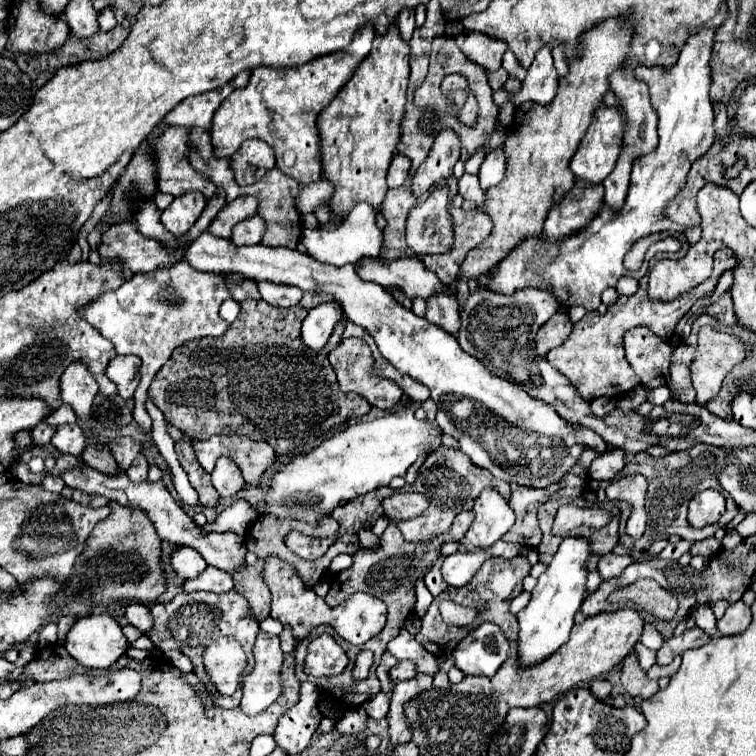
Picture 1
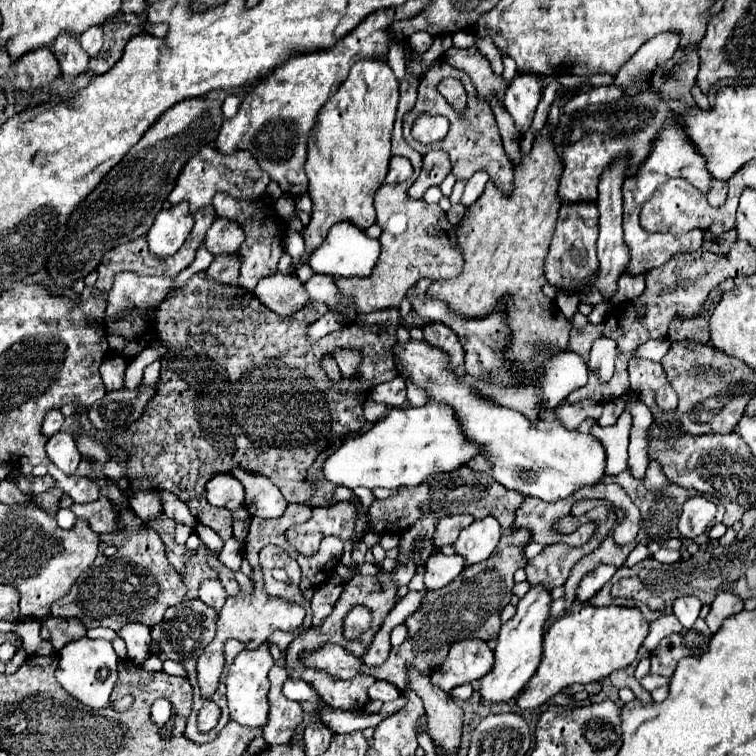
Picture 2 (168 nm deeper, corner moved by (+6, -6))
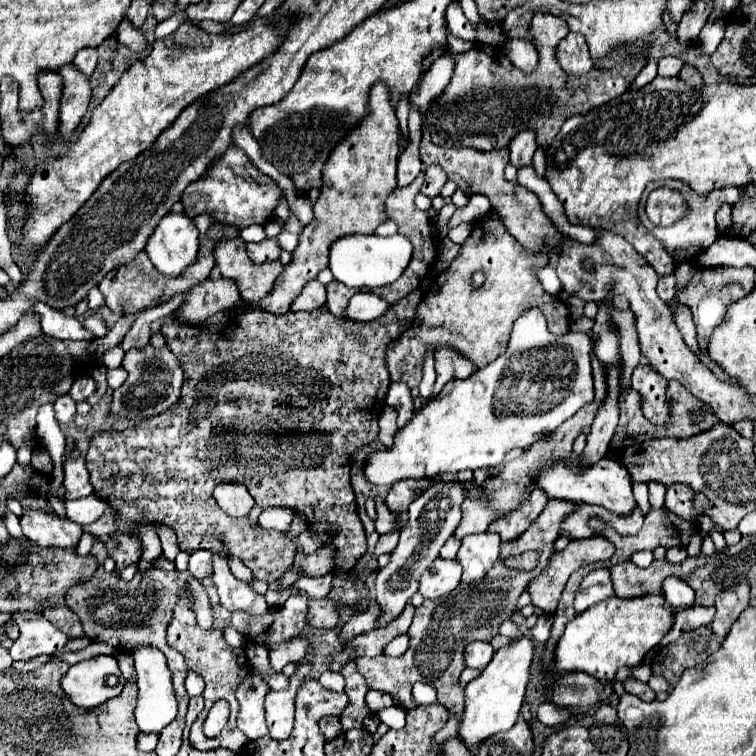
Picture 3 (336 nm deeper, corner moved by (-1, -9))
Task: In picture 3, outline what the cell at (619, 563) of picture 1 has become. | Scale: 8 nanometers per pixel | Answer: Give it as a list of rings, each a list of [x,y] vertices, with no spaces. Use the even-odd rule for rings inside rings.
[[[601,567],[601,569],[593,569],[579,585],[579,591],[575,595],[575,611],[583,613],[589,607],[611,599],[613,593],[613,581],[611,581],[611,573],[609,569]]]

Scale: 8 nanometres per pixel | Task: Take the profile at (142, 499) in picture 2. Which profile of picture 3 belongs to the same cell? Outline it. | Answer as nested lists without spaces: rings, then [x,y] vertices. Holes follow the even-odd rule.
[[[157,523],[155,531],[157,531],[157,535],[159,535],[161,543],[163,543],[163,557],[173,561],[175,555],[179,553],[179,541],[177,541],[175,531],[169,525],[163,525],[163,523]]]

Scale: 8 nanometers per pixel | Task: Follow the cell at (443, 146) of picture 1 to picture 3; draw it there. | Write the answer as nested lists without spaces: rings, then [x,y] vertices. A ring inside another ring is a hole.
[[[431,165],[431,167],[427,167],[427,175],[425,175],[425,181],[423,181],[421,193],[427,195],[427,197],[435,197],[435,195],[441,193],[445,183],[447,183],[445,169],[441,169],[441,165]]]

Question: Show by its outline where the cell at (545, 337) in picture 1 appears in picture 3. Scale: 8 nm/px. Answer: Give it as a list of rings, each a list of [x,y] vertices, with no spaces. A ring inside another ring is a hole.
[[[491,209],[475,225],[467,241],[461,245],[459,255],[451,261],[449,269],[439,273],[432,281],[425,297],[417,307],[417,319],[403,335],[389,343],[387,365],[391,381],[403,381],[411,389],[421,383],[423,355],[429,347],[453,347],[469,357],[477,367],[485,367],[507,351],[513,321],[527,309],[539,307],[547,319],[547,327],[555,335],[569,333],[569,309],[567,305],[545,293],[537,271],[549,265],[551,257],[547,249],[541,253],[529,253],[515,237],[505,229],[497,211]],[[483,271],[485,283],[473,287],[473,273]]]

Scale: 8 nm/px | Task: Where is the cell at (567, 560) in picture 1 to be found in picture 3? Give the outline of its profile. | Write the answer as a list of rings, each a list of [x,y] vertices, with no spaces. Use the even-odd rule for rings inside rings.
[[[519,637],[513,643],[501,647],[491,659],[491,663],[481,671],[481,675],[465,687],[465,711],[461,719],[459,737],[465,741],[465,745],[469,745],[471,751],[475,751],[477,745],[485,741],[485,737],[491,737],[493,733],[499,731],[507,731],[511,725],[515,725],[519,709],[525,701],[533,657],[535,657],[533,639]]]

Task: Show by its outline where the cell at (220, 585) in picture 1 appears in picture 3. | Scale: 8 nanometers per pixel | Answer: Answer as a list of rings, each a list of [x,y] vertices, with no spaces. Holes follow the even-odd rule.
[[[225,625],[221,631],[223,631],[225,641],[227,641],[231,647],[243,647],[243,645],[245,645],[245,639],[243,639],[231,625]]]

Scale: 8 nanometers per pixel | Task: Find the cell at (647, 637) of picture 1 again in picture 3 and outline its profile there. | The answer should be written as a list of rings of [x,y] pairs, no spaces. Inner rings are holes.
[[[689,607],[685,611],[677,611],[673,615],[673,625],[669,629],[669,633],[661,639],[659,647],[665,647],[669,643],[673,643],[681,633],[689,631],[689,629],[695,629],[695,627],[701,627],[701,625],[709,625],[713,621],[713,615],[715,615],[716,609],[712,607]]]

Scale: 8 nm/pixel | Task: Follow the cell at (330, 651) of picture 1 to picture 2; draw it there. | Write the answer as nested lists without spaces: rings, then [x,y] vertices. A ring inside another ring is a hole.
[[[518,528],[512,530],[512,534],[502,534],[494,554],[488,560],[464,568],[462,574],[454,582],[450,582],[450,586],[424,592],[420,608],[404,622],[408,628],[406,640],[398,648],[390,650],[390,656],[384,664],[366,666],[360,658],[356,658],[354,654],[350,654],[348,650],[336,644],[326,644],[318,652],[306,654],[304,664],[324,670],[342,680],[348,680],[354,674],[368,674],[374,676],[376,680],[384,680],[398,686],[398,690],[406,690],[408,668],[414,668],[420,674],[432,674],[446,660],[446,654],[454,642],[460,642],[464,638],[490,640],[498,636],[498,630],[502,626],[500,612],[510,604],[514,588],[514,578],[512,578],[514,572],[526,566],[524,548],[528,546],[528,542],[530,542],[530,530]]]

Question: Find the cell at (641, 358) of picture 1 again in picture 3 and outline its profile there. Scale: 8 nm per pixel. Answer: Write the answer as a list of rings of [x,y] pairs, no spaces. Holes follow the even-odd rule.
[[[639,365],[633,371],[631,389],[643,397],[643,413],[653,425],[669,425],[671,405],[667,401],[667,381],[649,365]]]

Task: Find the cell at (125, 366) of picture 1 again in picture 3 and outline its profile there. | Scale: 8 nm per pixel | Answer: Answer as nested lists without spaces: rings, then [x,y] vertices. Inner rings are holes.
[[[123,367],[109,369],[109,371],[107,371],[107,383],[109,383],[109,387],[111,387],[111,389],[121,387],[121,385],[125,383],[125,379],[127,379],[127,371],[125,371]]]

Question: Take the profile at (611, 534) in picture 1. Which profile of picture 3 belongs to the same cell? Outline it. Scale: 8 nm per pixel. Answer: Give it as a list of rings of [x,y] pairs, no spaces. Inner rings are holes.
[[[595,535],[595,537],[589,537],[589,539],[571,541],[571,543],[567,545],[567,549],[555,553],[555,555],[551,557],[547,569],[529,583],[527,589],[529,589],[529,593],[531,593],[531,603],[533,603],[537,609],[545,611],[545,613],[553,613],[555,607],[557,607],[557,603],[559,603],[559,599],[561,599],[561,593],[563,593],[563,589],[565,589],[565,583],[567,583],[567,579],[571,577],[571,573],[573,573],[575,569],[583,567],[583,565],[609,559],[609,557],[613,555],[613,551],[615,551],[615,549],[613,549],[613,543],[607,541],[603,535]]]

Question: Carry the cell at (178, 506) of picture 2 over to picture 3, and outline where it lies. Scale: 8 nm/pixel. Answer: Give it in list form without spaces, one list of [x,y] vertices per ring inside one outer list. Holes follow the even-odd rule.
[[[213,553],[213,583],[217,585],[221,605],[229,611],[247,611],[253,615],[263,615],[269,605],[265,603],[263,595],[255,593],[247,583],[239,581],[227,565],[227,555]]]

